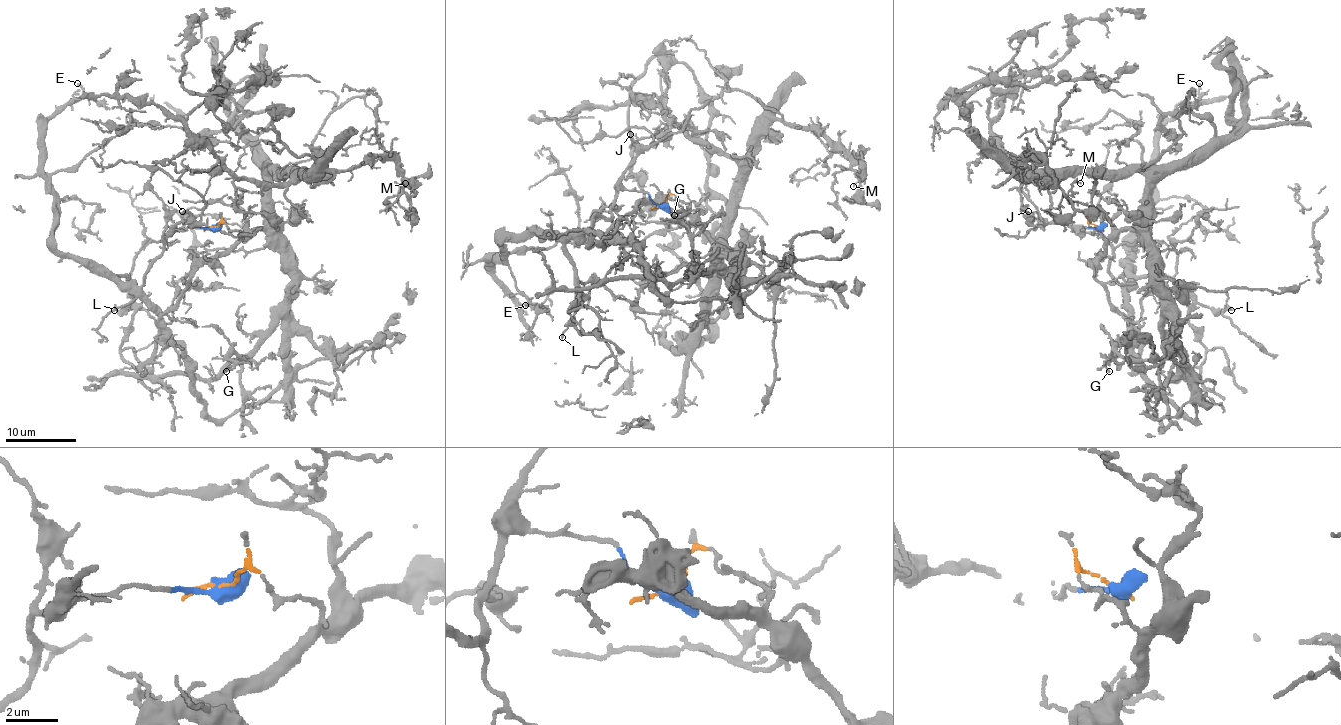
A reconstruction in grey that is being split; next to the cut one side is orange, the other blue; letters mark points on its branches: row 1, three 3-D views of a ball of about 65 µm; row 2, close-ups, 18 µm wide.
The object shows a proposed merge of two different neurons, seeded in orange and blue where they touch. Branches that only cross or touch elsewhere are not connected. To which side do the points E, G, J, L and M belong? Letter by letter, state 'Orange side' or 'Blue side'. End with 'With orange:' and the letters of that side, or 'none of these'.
E: Blue side
G: Orange side
J: Blue side
L: Blue side
M: Orange side
With orange: G, M

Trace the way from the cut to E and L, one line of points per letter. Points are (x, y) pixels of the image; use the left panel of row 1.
E: (215, 228), (165, 235), (141, 286), (123, 286), (52, 245), (42, 127), (79, 99), (77, 83)
L: (215, 228), (165, 235), (163, 253), (141, 286), (118, 277), (126, 277), (132, 302), (119, 313), (114, 309)

